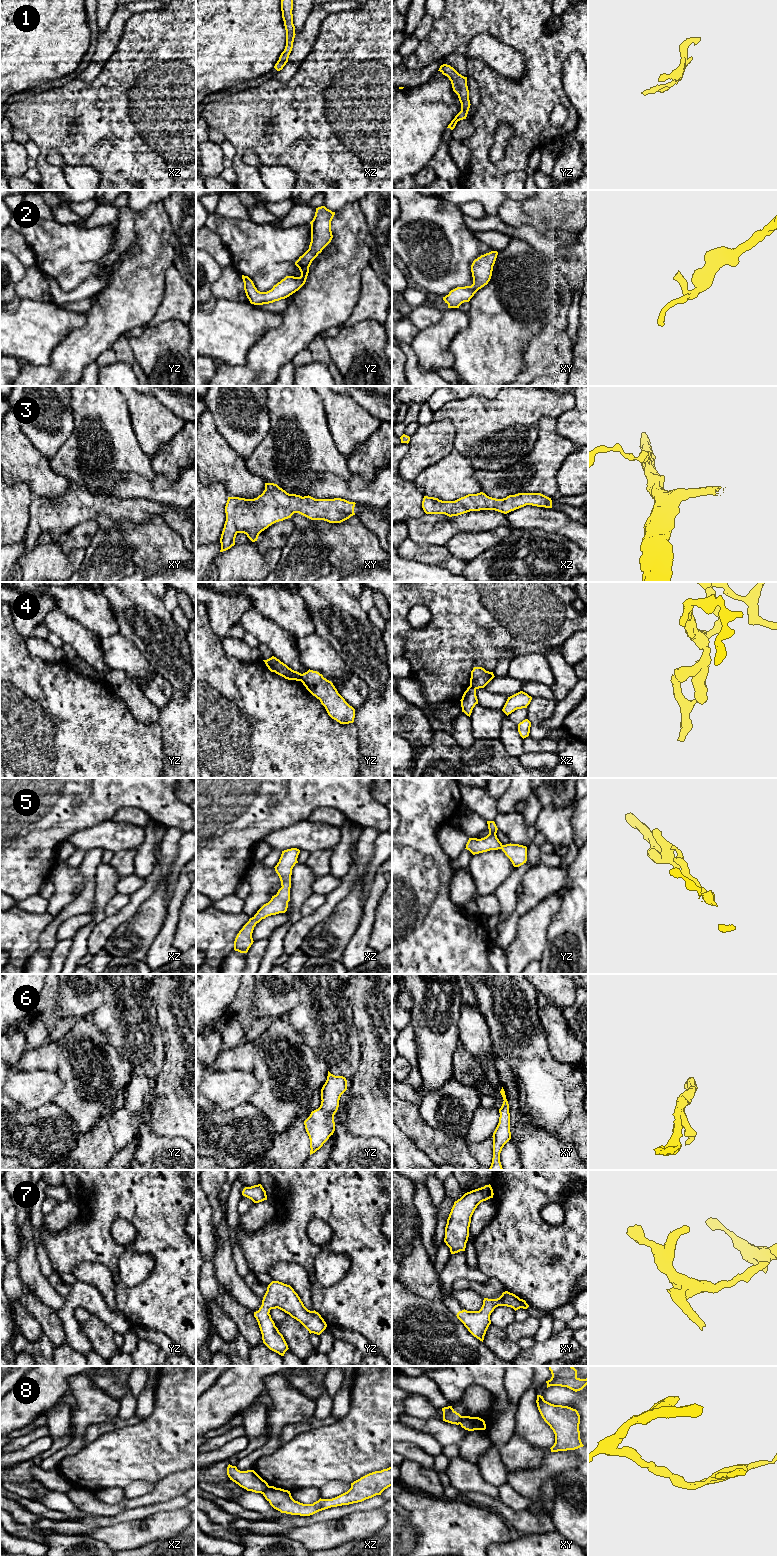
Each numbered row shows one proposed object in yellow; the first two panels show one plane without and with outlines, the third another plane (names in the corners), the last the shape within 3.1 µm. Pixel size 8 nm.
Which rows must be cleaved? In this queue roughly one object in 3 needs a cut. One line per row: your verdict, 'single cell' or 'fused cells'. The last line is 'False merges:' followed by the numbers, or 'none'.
1: single cell
2: single cell
3: single cell
4: fused cells
5: single cell
6: single cell
7: single cell
8: fused cells
False merges: 4, 8

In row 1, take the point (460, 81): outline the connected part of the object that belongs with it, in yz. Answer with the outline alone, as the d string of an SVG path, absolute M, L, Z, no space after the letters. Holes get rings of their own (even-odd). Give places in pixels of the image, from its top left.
M447 64L441 65L438 71L449 78L453 91L458 95L461 103L461 111L455 116L447 127L453 130L458 121L466 119L471 105L469 100L467 77L462 76L453 67Z

